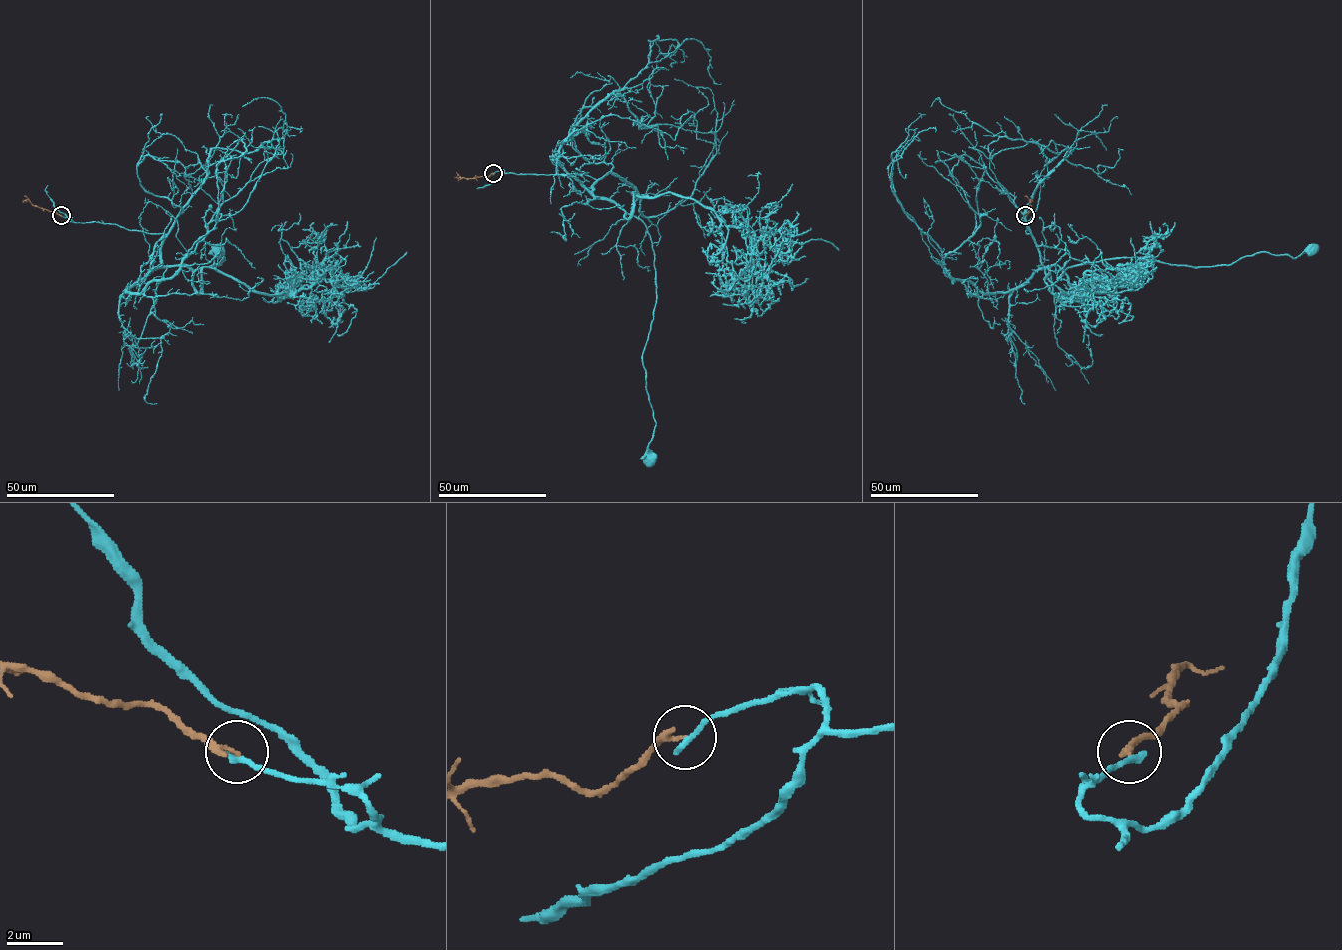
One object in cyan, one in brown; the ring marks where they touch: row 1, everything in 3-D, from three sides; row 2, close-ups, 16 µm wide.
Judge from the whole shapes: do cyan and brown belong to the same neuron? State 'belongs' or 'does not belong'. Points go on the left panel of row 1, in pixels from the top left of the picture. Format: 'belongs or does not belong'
does not belong

